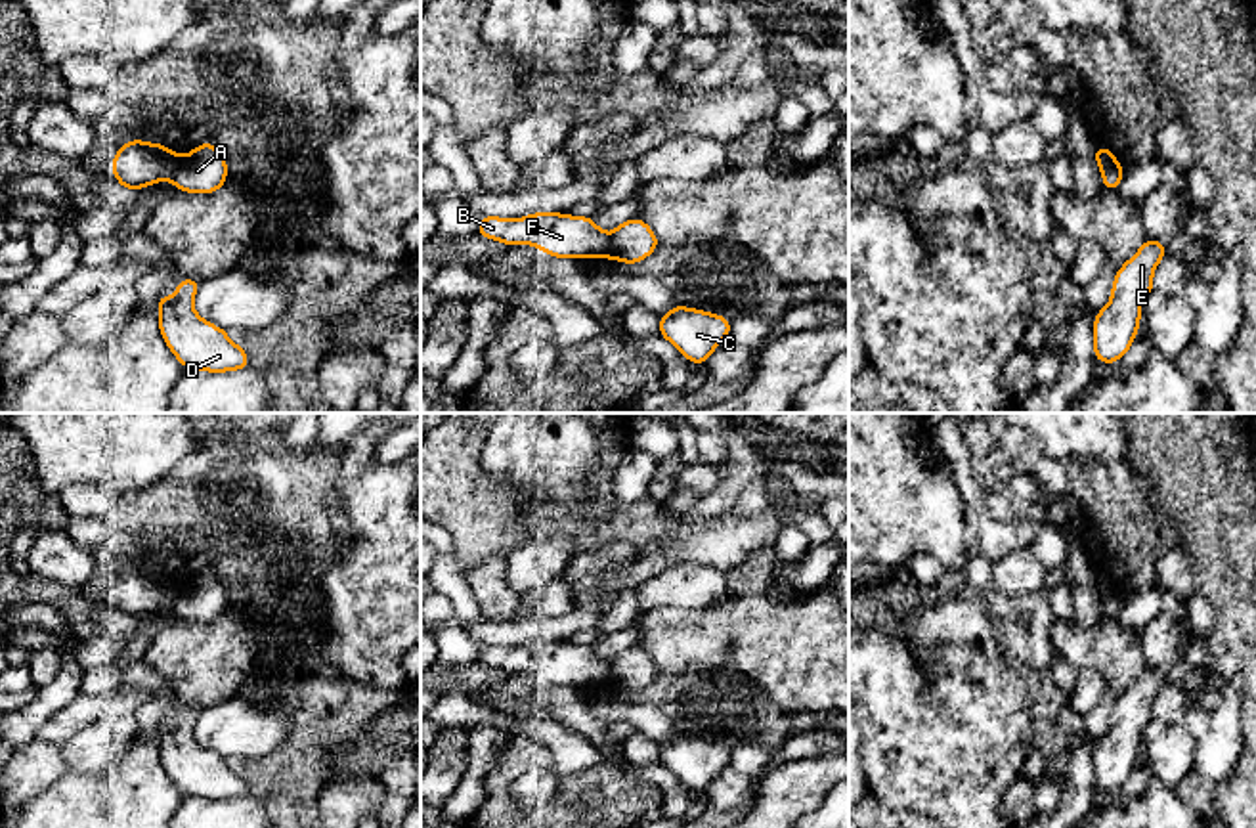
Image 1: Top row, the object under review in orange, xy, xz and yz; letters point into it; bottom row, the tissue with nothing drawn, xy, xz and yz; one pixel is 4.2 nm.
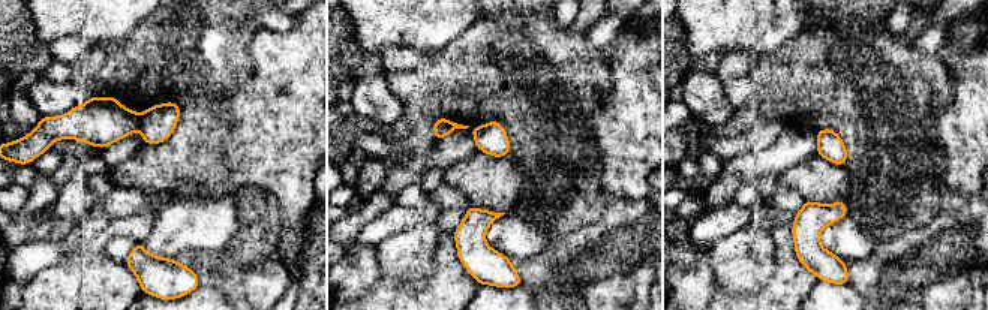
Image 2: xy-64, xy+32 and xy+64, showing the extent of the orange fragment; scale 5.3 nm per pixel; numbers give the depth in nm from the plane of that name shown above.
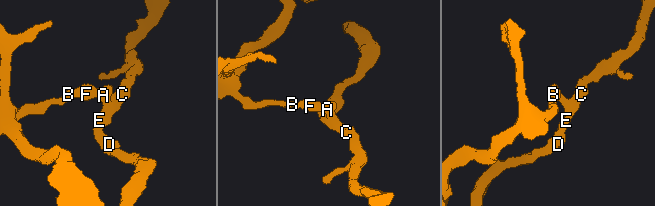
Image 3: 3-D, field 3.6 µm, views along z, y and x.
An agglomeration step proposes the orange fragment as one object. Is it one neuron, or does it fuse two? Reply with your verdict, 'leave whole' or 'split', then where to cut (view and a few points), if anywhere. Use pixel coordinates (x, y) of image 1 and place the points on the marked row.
split; cut in xy along (182, 157), (171, 178)

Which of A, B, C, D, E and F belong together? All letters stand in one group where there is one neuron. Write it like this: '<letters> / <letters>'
A C D E / B F

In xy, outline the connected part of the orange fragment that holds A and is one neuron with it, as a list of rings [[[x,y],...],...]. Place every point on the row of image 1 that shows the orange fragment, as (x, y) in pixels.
[[[201,143],[180,159],[172,184],[180,191],[214,193],[227,180],[227,164],[214,143]]]

